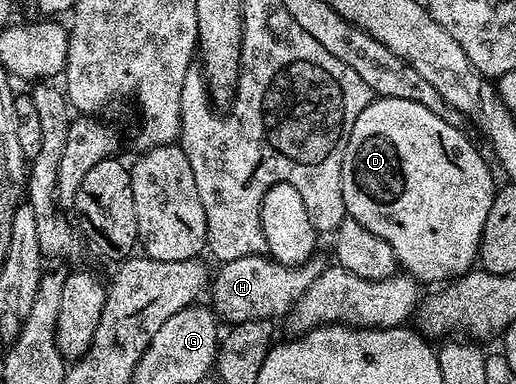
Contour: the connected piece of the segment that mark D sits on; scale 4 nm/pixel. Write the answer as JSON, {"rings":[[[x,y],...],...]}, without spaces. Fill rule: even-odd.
{"rings":[[[379,96],[371,99],[370,105],[363,110],[360,118],[356,118],[356,122],[352,126],[352,134],[348,138],[348,146],[344,150],[342,185],[344,186],[344,206],[347,217],[360,222],[360,226],[364,226],[364,230],[372,230],[372,234],[376,234],[378,238],[384,238],[384,242],[388,242],[388,246],[392,246],[399,265],[423,285],[430,284],[433,280],[453,281],[475,267],[484,222],[488,222],[488,210],[492,210],[496,191],[494,176],[490,173],[485,158],[478,153],[477,146],[465,136],[466,134],[463,129],[452,126],[448,122],[444,122],[444,118],[432,114],[432,110],[428,110],[428,106],[420,106],[420,102],[408,102],[404,98]]]}

